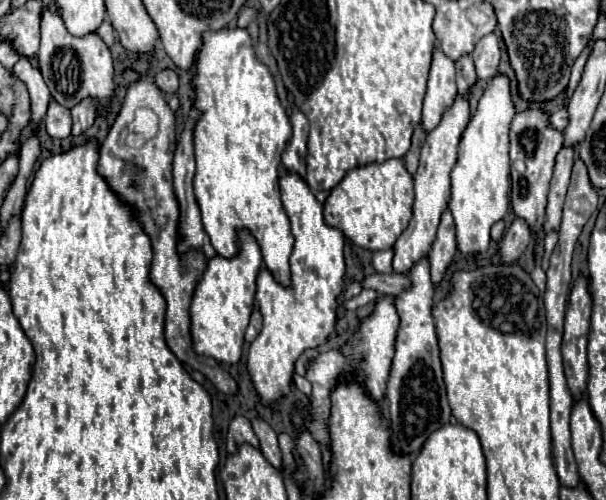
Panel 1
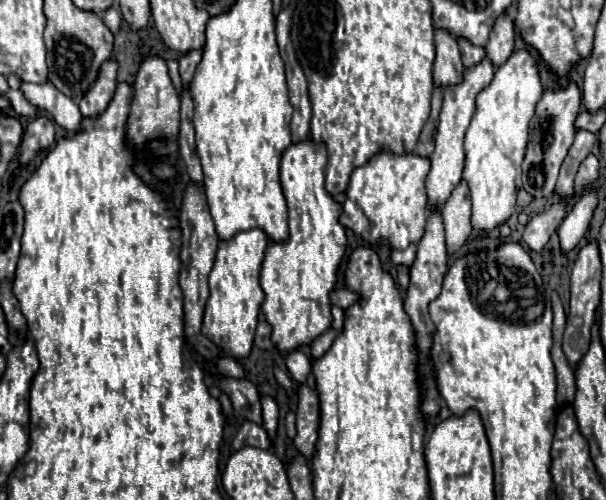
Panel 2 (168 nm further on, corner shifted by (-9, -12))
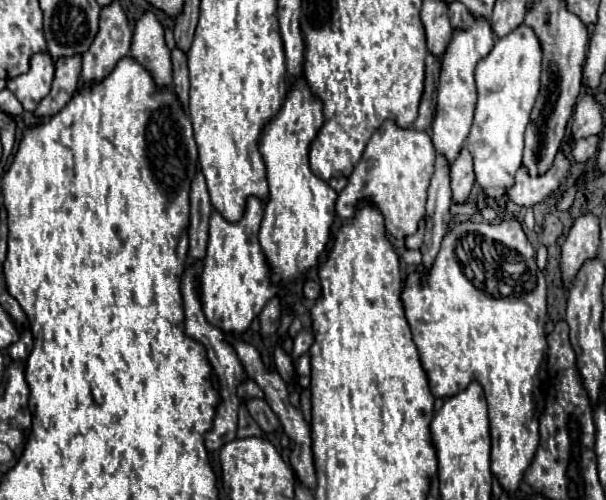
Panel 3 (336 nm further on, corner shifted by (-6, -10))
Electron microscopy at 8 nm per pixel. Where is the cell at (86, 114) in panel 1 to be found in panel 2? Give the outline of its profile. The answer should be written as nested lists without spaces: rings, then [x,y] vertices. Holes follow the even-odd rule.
[[[108,60],[102,66],[94,86],[86,92],[86,96],[78,104],[82,116],[84,118],[98,118],[108,108],[108,104],[114,96],[114,90],[116,90],[116,62]]]

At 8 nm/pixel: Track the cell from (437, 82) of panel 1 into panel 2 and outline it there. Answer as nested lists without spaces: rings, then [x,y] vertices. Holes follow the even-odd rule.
[[[436,30],[436,60],[434,60],[434,84],[458,84],[462,80],[462,60],[456,40],[446,30]]]

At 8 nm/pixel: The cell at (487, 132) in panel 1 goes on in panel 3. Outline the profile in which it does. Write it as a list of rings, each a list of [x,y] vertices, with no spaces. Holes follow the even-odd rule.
[[[519,24],[507,36],[497,38],[491,52],[477,64],[475,82],[479,98],[475,108],[475,122],[467,138],[467,148],[473,156],[477,182],[489,200],[501,198],[507,188],[513,186],[513,176],[521,166],[525,126],[539,94],[539,76],[541,46],[535,32],[527,24]]]

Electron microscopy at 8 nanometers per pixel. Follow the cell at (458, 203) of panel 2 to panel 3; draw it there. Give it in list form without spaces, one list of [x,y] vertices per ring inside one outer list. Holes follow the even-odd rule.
[[[463,146],[457,160],[451,164],[451,190],[453,190],[453,202],[465,204],[469,198],[469,192],[475,184],[475,172],[473,172],[473,160],[469,150]]]

